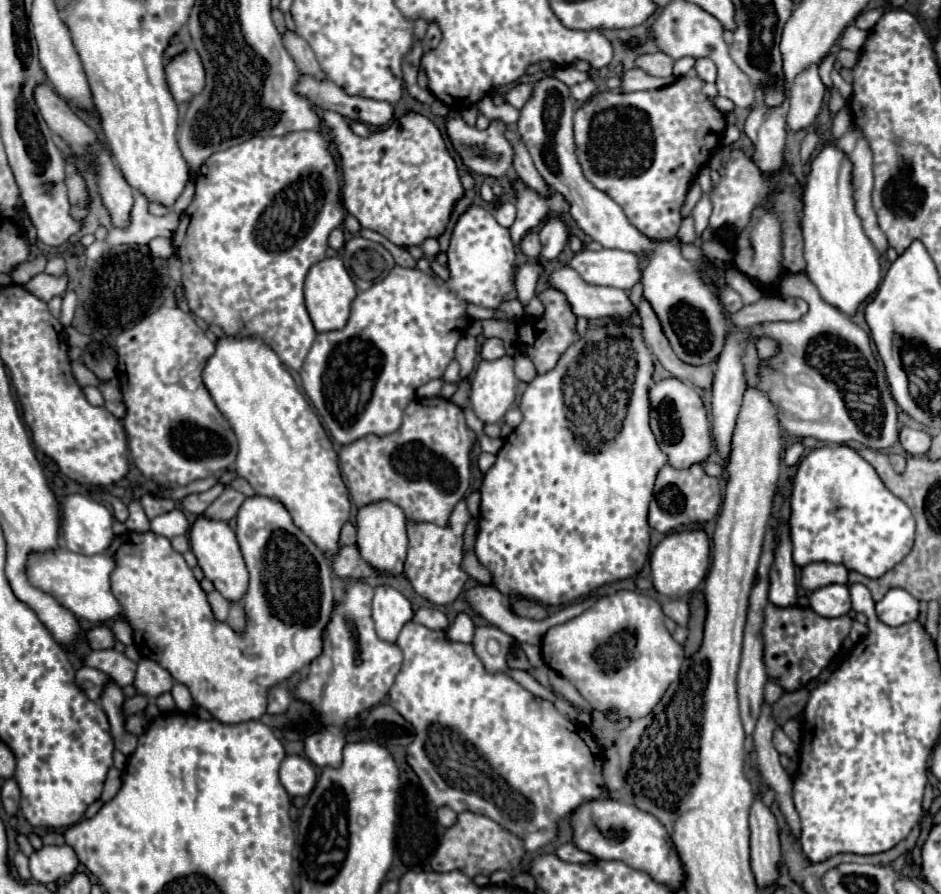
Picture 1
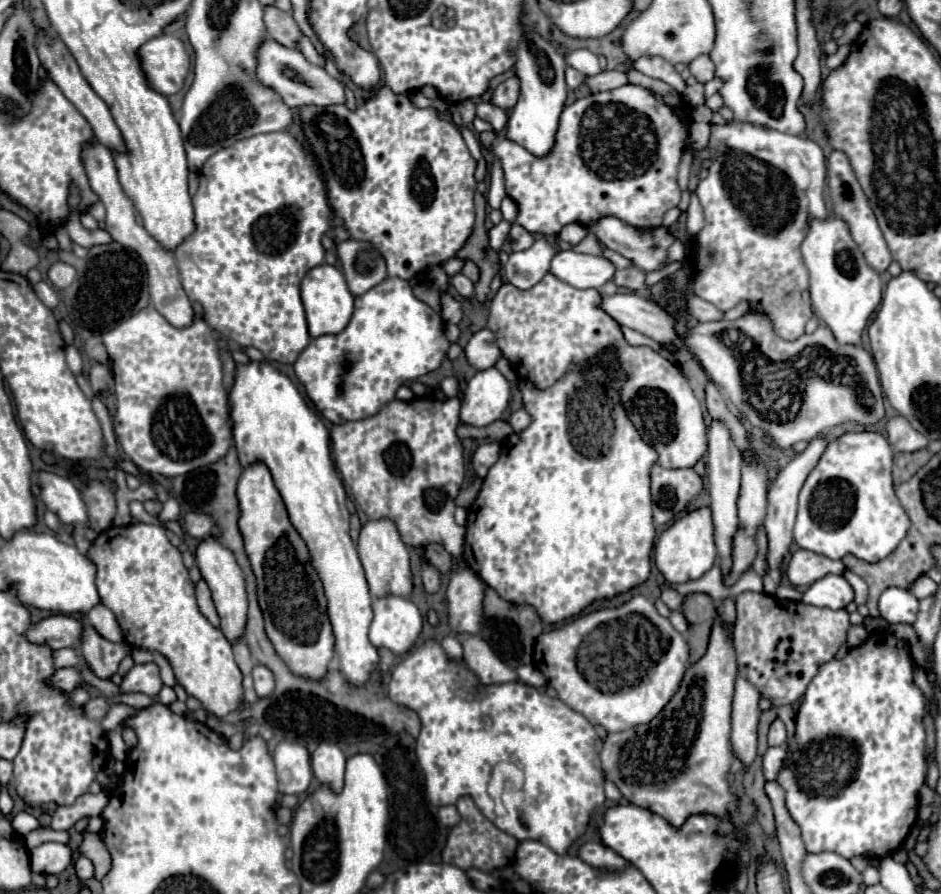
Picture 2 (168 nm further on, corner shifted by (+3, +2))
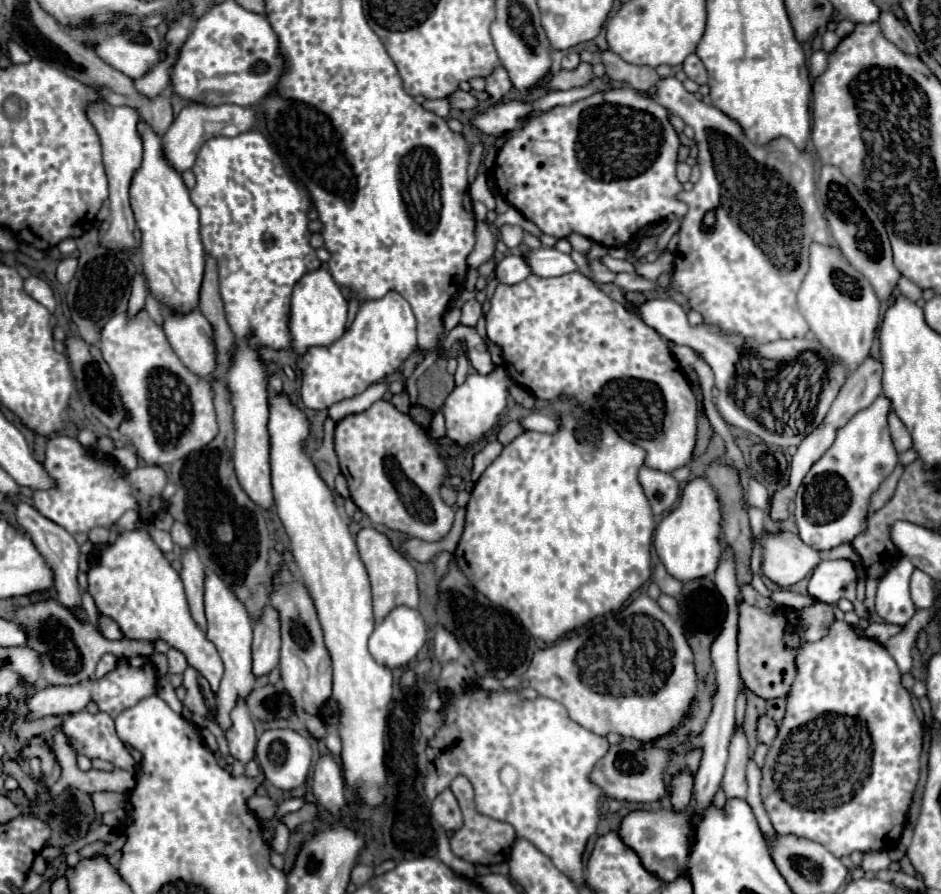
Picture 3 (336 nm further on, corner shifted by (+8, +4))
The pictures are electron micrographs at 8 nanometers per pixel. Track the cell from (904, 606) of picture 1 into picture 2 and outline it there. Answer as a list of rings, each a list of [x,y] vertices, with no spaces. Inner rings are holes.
[[[887,588],[879,598],[879,612],[889,624],[913,624],[919,612],[919,600],[901,588]]]

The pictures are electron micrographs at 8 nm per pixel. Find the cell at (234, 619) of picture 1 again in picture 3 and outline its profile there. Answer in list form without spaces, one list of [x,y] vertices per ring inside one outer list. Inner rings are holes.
[[[238,702],[238,706],[230,714],[232,728],[226,730],[226,740],[230,746],[230,754],[240,760],[242,764],[248,764],[254,758],[256,748],[256,734],[252,716],[246,708],[246,702]]]

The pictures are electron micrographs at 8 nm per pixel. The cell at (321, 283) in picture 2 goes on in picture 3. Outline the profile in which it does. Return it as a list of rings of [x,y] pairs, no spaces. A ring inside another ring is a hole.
[[[318,268],[314,272],[308,272],[304,278],[300,278],[300,282],[294,286],[294,292],[292,292],[290,320],[288,320],[292,348],[298,354],[306,354],[306,350],[312,346],[334,344],[344,334],[346,318],[348,318],[348,302],[340,286],[328,274],[328,270]]]

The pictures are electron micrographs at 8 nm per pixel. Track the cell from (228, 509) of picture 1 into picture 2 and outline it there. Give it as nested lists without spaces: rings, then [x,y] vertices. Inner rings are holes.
[[[189,512],[183,516],[183,520],[185,520],[187,534],[193,538],[205,538],[215,526],[215,518],[203,512]]]

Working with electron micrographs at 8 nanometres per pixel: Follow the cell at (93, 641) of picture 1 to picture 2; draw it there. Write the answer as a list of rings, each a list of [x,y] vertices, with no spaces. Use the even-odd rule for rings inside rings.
[[[51,616],[29,628],[29,640],[49,644],[49,648],[69,648],[83,636],[83,624],[69,616]]]

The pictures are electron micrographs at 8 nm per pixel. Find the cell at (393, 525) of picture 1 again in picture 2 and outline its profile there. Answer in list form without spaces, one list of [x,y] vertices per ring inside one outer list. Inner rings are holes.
[[[391,518],[367,520],[361,526],[357,540],[357,554],[365,570],[365,578],[371,594],[377,596],[409,596],[411,594],[411,568],[409,568],[409,550],[401,540],[397,524]]]

